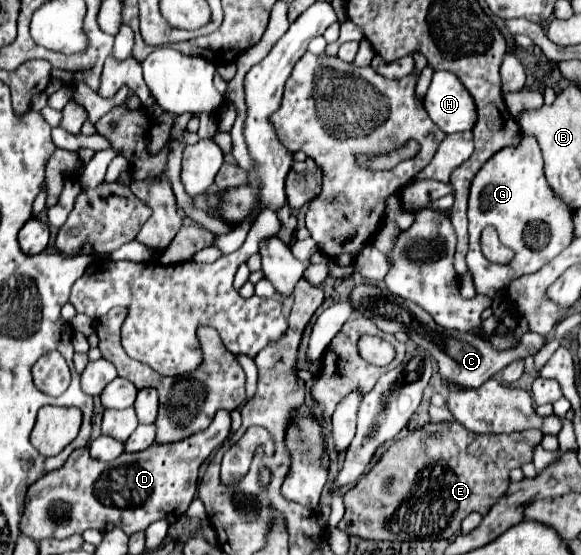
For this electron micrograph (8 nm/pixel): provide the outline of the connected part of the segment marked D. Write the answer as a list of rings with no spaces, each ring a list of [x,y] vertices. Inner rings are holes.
[[[218,411],[210,423],[208,429],[198,431],[178,443],[154,443],[144,451],[138,453],[124,453],[118,459],[110,463],[102,463],[90,457],[88,447],[84,449],[74,449],[68,461],[58,469],[46,473],[42,479],[38,479],[26,495],[26,511],[22,515],[20,529],[24,535],[30,535],[32,539],[64,539],[74,533],[84,533],[86,529],[100,529],[100,531],[110,531],[112,527],[122,527],[124,533],[132,535],[134,531],[146,529],[150,523],[158,519],[168,519],[174,521],[180,517],[190,501],[194,499],[196,493],[196,483],[198,483],[198,469],[206,461],[206,457],[218,449],[230,433],[230,413],[228,411]]]

